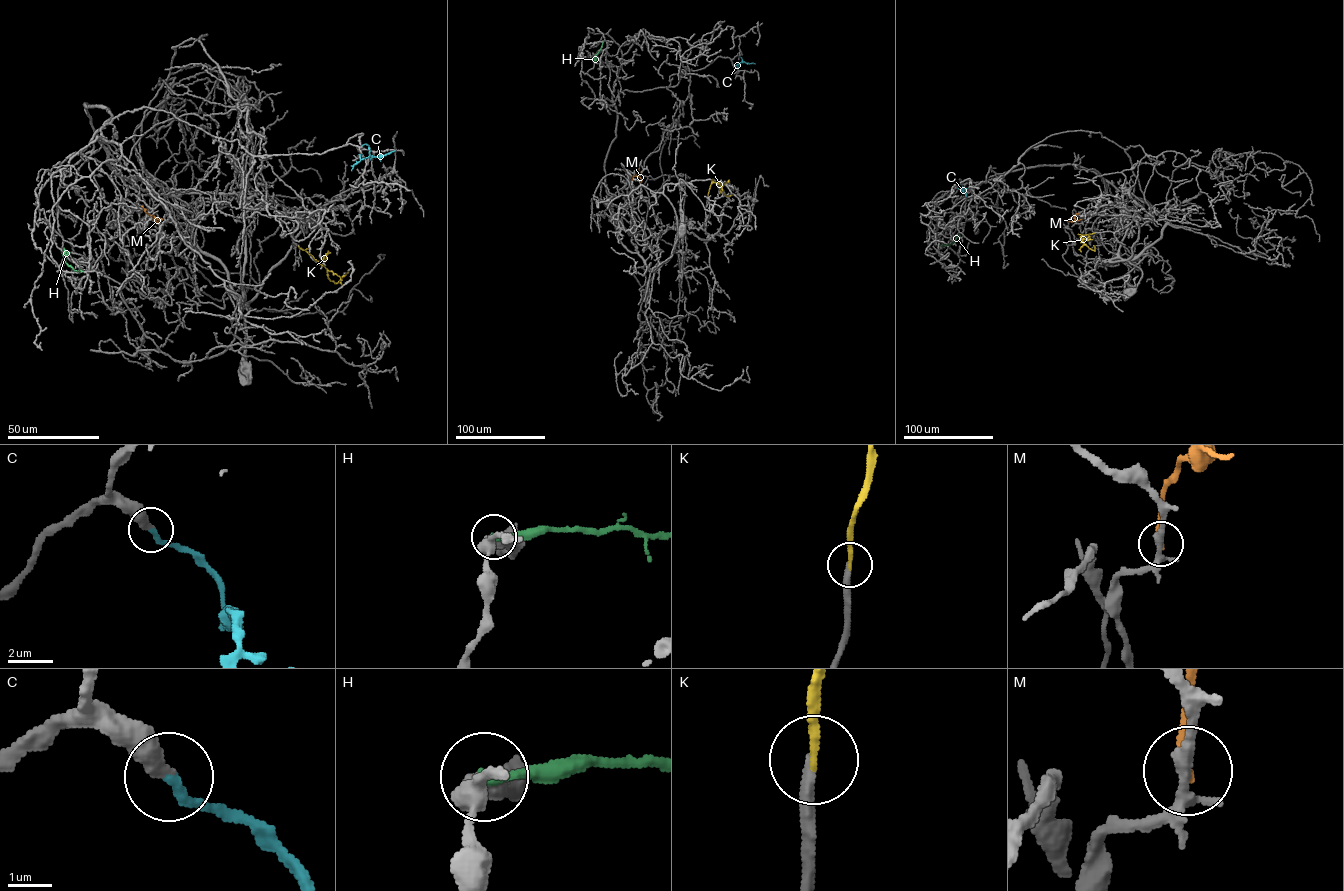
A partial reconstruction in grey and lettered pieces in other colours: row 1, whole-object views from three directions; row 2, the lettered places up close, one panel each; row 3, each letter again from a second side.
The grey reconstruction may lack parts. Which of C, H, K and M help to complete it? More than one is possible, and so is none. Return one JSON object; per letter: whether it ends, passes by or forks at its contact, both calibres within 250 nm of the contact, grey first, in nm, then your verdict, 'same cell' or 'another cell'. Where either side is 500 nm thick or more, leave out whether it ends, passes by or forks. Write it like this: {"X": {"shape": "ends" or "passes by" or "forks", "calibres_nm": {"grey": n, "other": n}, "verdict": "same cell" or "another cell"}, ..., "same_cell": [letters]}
{"C": {"shape": "ends", "calibres_nm": {"grey": 320, "other": 240}, "verdict": "same cell"}, "H": {"shape": "ends", "calibres_nm": {"grey": 300, "other": 170}, "verdict": "another cell"}, "K": {"shape": "ends", "calibres_nm": {"grey": 260, "other": 200}, "verdict": "same cell"}, "M": {"shape": "ends", "calibres_nm": {"grey": 240, "other": 240}, "verdict": "another cell"}, "same_cell": ["C", "K"]}

